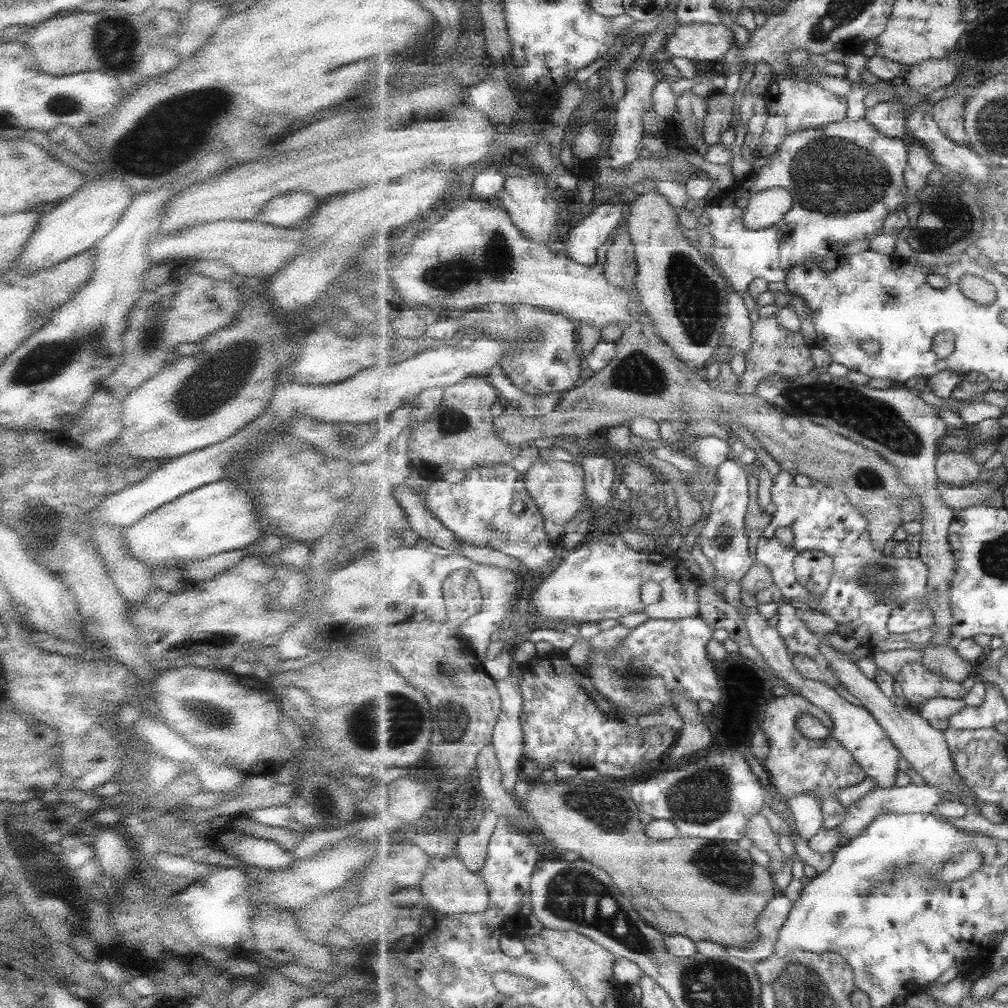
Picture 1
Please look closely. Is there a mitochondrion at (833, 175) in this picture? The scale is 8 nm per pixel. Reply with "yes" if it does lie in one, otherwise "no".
yes

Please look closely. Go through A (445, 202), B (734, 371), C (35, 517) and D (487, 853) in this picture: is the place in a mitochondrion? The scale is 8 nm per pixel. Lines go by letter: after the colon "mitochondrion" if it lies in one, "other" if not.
A: other
B: other
C: mitochondrion
D: other

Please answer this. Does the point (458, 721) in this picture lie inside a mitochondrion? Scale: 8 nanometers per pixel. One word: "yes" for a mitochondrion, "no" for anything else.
yes

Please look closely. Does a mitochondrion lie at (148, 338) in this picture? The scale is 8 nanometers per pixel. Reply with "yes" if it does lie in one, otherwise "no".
yes

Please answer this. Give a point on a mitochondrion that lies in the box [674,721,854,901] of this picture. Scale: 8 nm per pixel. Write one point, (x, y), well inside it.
(717, 862)

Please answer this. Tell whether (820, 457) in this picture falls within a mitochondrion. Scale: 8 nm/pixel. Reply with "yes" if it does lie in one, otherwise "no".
yes

